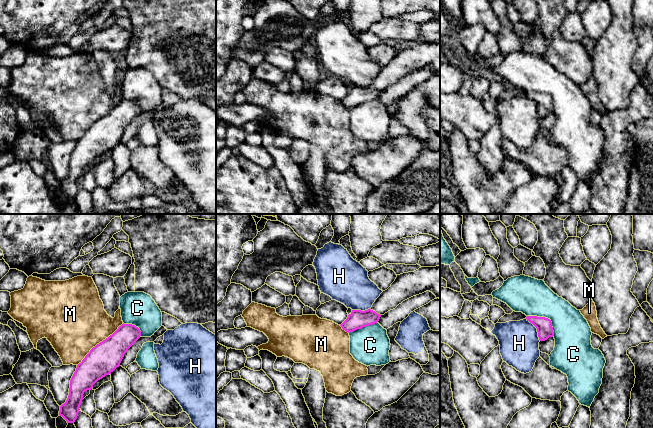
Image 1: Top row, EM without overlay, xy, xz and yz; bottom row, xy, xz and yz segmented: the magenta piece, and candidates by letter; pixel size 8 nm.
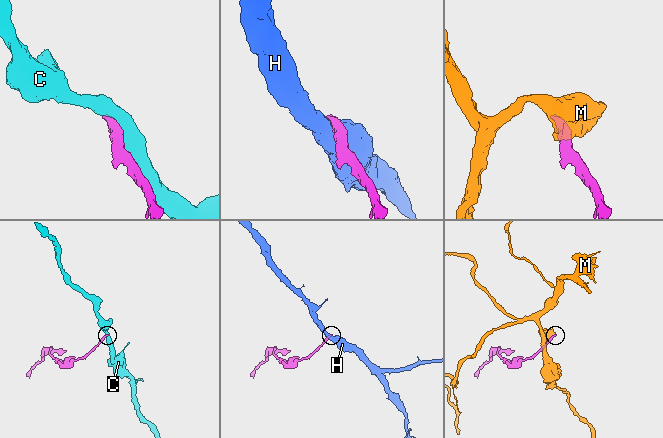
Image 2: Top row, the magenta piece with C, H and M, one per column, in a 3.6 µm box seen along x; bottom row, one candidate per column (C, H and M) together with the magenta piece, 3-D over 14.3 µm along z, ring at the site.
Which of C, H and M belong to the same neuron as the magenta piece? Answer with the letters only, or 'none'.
none

